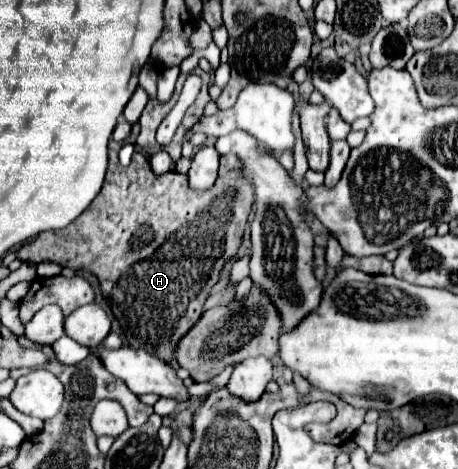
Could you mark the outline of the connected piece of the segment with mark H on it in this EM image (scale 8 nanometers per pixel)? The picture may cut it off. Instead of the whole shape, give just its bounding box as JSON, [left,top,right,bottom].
[18,142,254,360]

